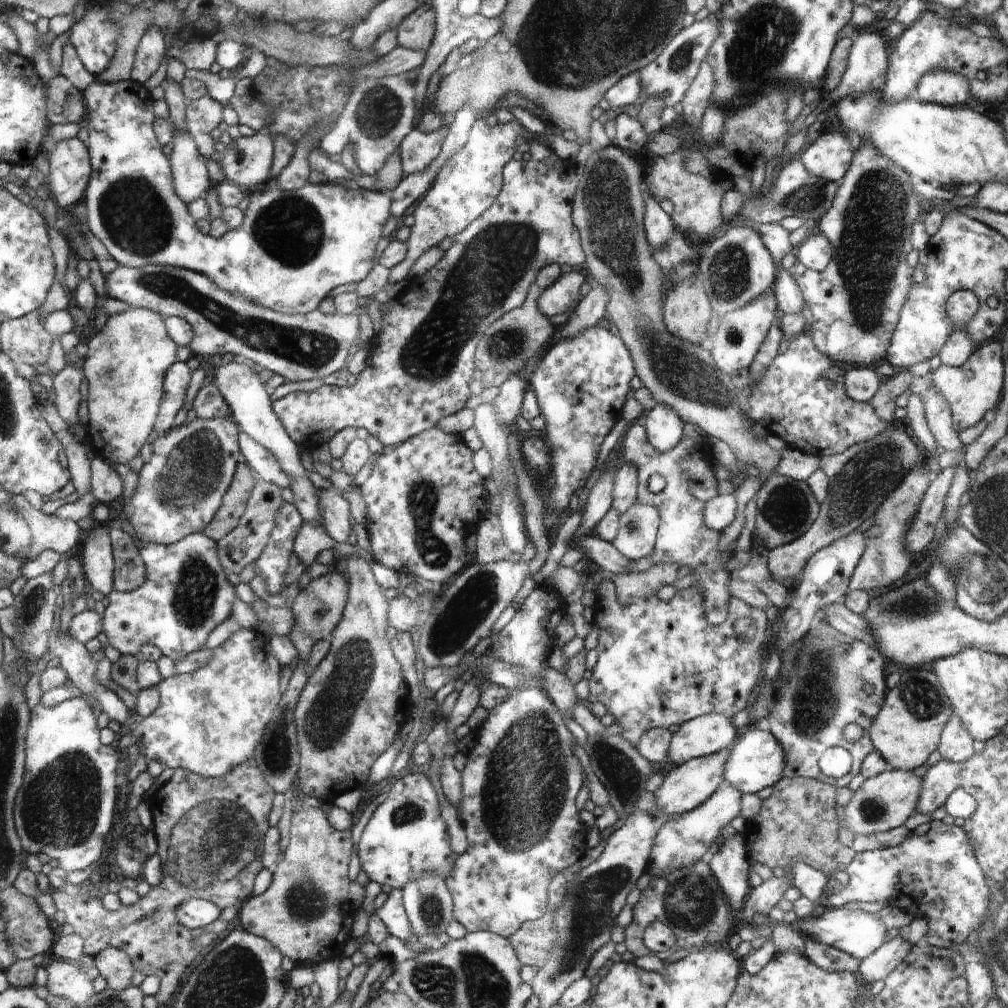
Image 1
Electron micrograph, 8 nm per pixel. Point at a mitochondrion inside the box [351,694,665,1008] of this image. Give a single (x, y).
(527, 783)

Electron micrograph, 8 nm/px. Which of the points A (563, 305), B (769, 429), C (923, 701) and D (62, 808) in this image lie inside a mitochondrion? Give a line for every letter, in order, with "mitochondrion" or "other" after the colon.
A: other
B: other
C: mitochondrion
D: mitochondrion

